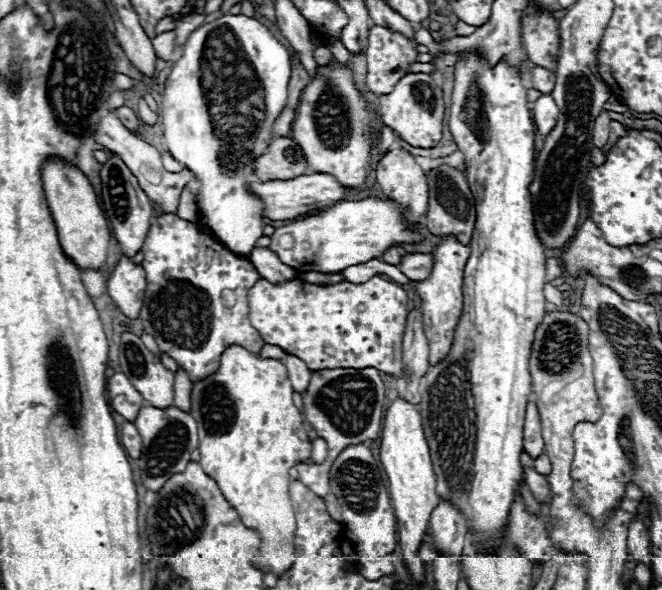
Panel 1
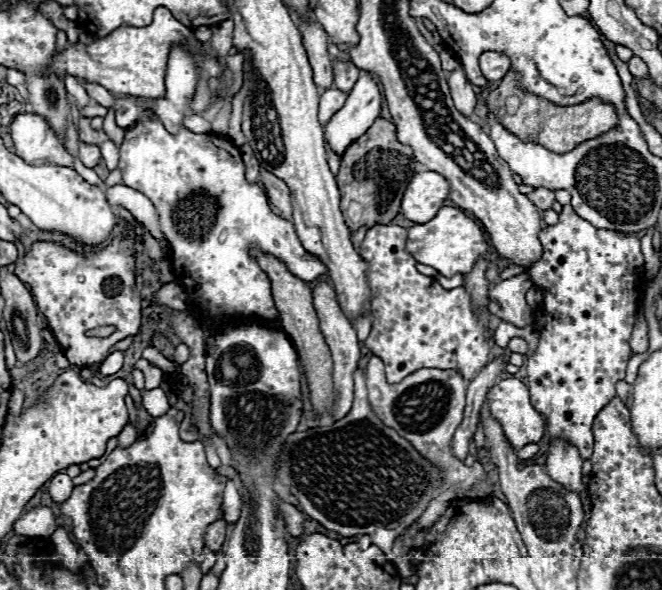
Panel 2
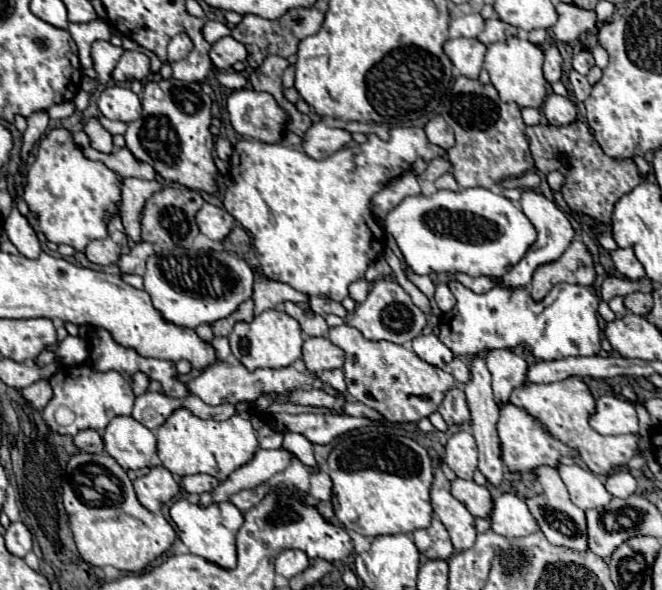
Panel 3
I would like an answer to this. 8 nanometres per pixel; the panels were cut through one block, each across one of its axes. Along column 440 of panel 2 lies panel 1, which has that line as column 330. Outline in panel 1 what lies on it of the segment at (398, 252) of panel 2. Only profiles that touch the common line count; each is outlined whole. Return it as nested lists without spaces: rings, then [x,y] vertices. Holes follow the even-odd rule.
[[[372,276],[368,282],[352,284],[342,282],[336,286],[314,286],[302,280],[292,280],[286,284],[270,284],[260,278],[248,290],[250,302],[250,322],[260,332],[260,336],[284,352],[298,356],[306,362],[310,370],[326,368],[376,368],[380,372],[392,374],[394,378],[402,372],[402,334],[406,326],[406,292],[394,282],[380,276]]]

